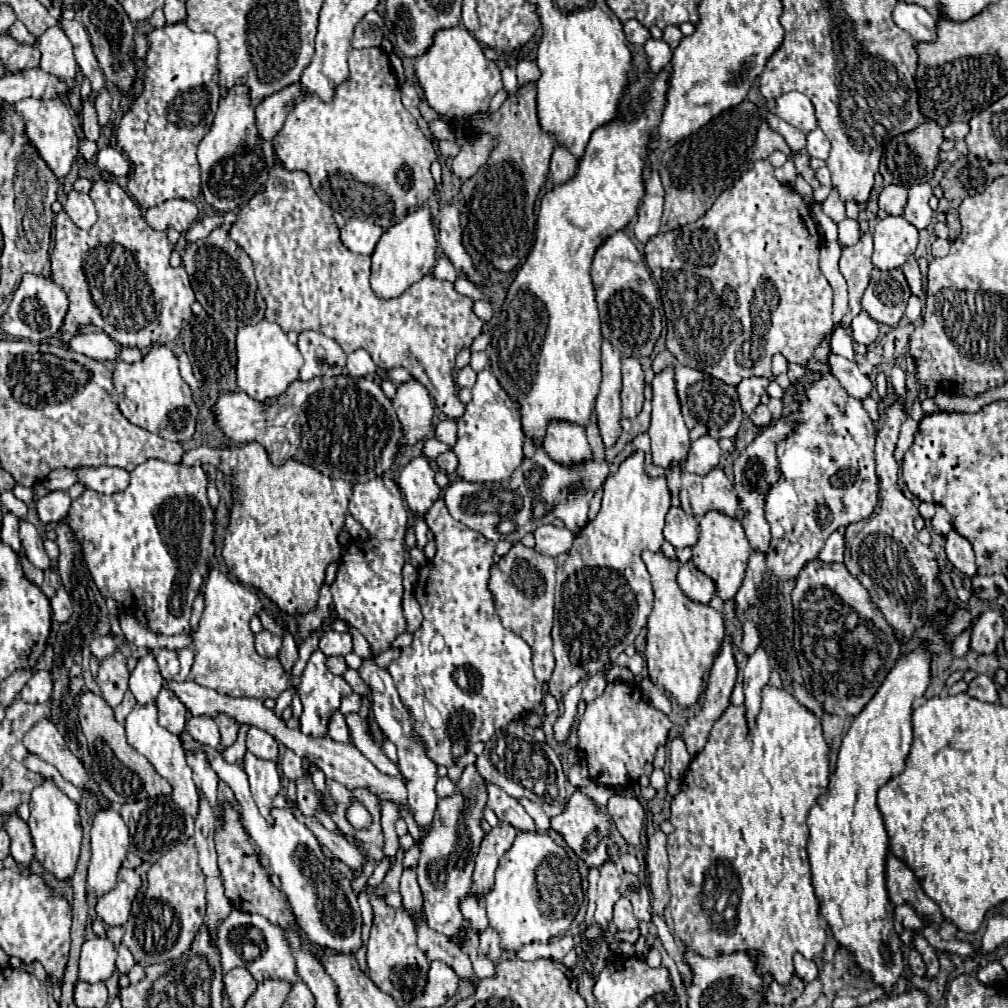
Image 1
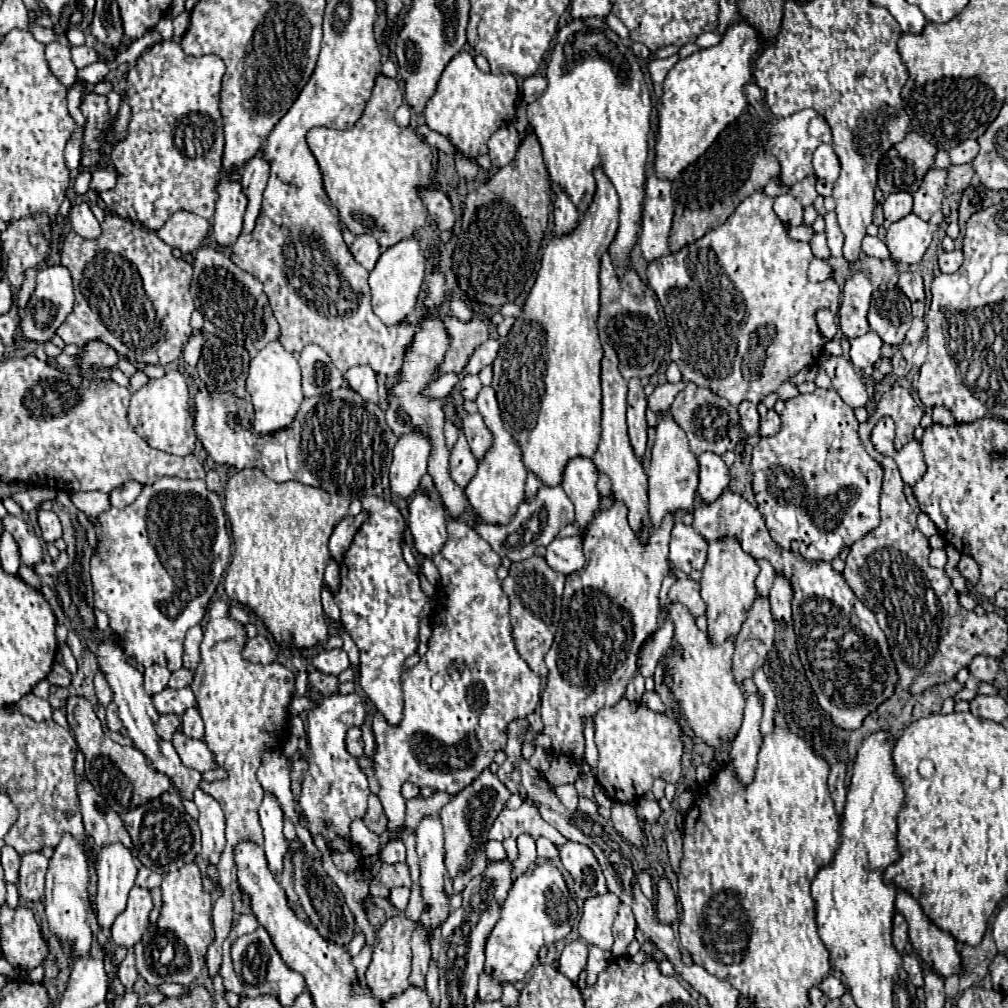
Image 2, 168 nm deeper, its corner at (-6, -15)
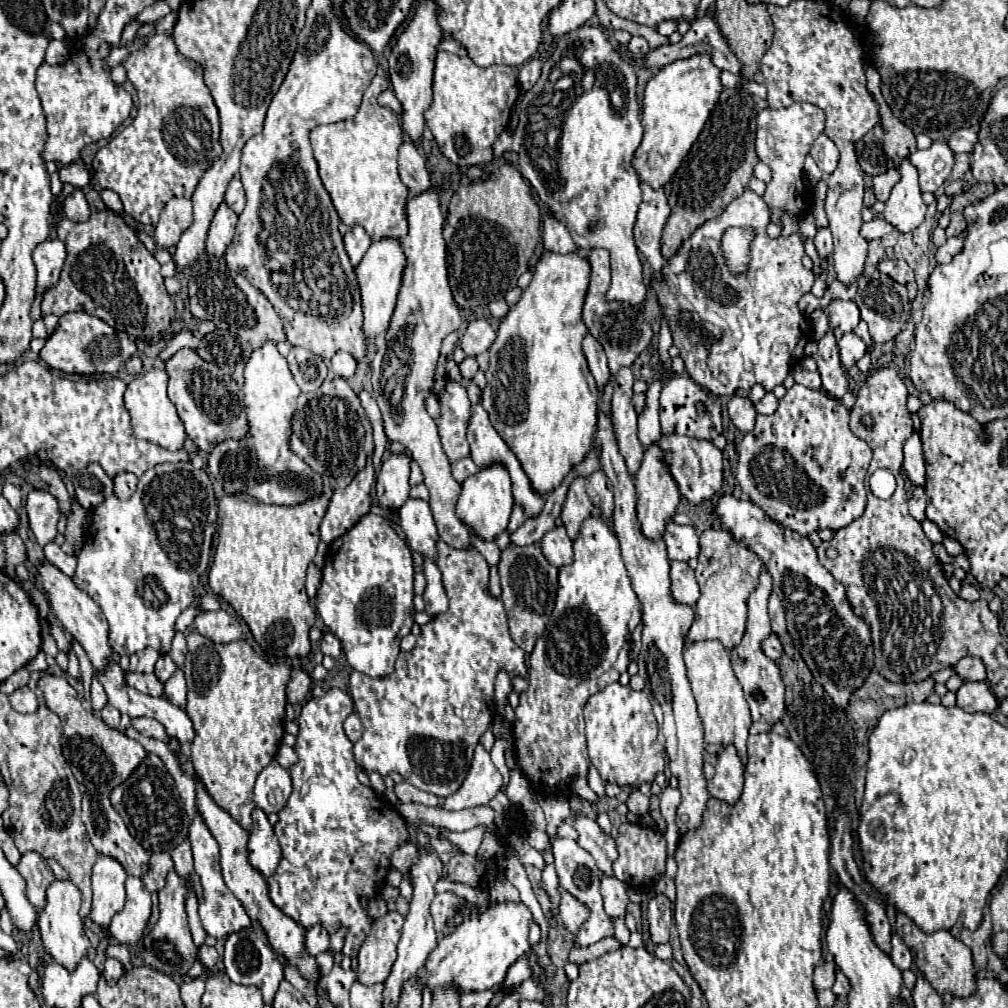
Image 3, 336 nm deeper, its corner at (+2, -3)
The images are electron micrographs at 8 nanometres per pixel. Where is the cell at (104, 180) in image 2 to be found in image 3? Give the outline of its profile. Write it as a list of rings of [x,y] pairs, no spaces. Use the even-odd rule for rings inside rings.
[[[77,160],[59,170],[59,180],[63,184],[71,184],[75,188],[85,188],[89,184],[89,170],[83,164],[83,160]]]

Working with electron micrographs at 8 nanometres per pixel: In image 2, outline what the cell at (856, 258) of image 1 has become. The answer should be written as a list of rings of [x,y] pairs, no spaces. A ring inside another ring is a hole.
[[[855,270],[843,286],[843,302],[839,308],[839,326],[847,338],[863,336],[869,332],[867,310],[873,294],[871,278],[865,270]]]

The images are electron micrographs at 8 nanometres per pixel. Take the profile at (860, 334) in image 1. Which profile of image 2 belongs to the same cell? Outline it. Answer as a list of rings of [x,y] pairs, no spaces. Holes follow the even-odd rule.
[[[867,332],[865,336],[851,340],[851,362],[857,370],[873,366],[881,358],[883,340],[875,332]]]

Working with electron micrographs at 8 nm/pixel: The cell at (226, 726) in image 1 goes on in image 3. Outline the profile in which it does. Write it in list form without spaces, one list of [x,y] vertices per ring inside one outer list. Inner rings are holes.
[[[197,632],[187,636],[187,656],[185,656],[185,680],[187,680],[187,704],[185,712],[193,722],[195,738],[191,740],[191,762],[195,772],[201,776],[211,798],[229,812],[247,832],[251,830],[253,784],[261,768],[265,768],[277,754],[283,740],[285,724],[285,688],[289,682],[291,668],[287,664],[265,662],[245,640],[235,640],[229,644],[215,644]]]

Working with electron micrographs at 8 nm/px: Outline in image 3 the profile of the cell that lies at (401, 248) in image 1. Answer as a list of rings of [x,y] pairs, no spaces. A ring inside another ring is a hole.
[[[377,240],[369,246],[365,252],[363,260],[355,268],[357,272],[357,282],[359,282],[359,292],[361,292],[361,304],[363,304],[363,334],[367,340],[373,340],[375,336],[387,332],[389,328],[389,318],[393,314],[395,302],[397,302],[397,292],[401,288],[401,276],[405,268],[405,256],[401,250],[399,240]]]

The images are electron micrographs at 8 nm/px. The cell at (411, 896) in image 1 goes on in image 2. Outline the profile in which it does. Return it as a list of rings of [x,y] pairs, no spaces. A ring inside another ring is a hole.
[[[415,922],[415,930],[411,936],[411,950],[413,950],[413,972],[409,980],[413,986],[425,986],[425,974],[431,960],[431,948],[429,948],[429,932],[421,922]]]

